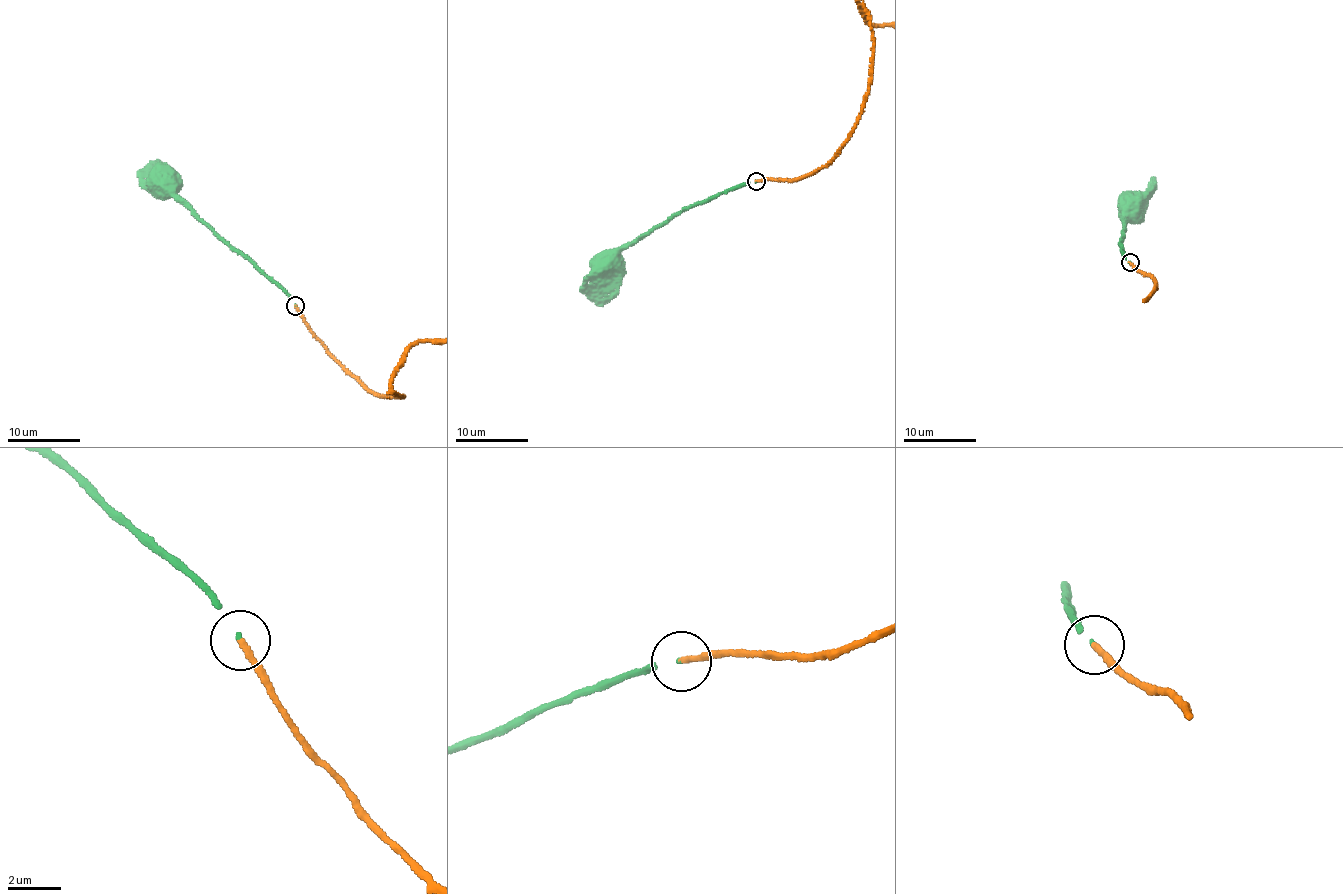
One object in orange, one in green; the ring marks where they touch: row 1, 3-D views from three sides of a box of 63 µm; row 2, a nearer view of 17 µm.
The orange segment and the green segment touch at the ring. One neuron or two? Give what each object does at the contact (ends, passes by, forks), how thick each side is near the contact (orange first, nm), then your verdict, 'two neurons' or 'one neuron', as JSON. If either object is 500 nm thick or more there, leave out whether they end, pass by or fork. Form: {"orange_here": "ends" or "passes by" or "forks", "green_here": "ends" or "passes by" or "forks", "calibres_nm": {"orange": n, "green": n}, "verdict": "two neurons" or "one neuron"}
{"orange_here": "ends", "green_here": "ends", "calibres_nm": {"orange": 220, "green": 100}, "verdict": "one neuron"}

